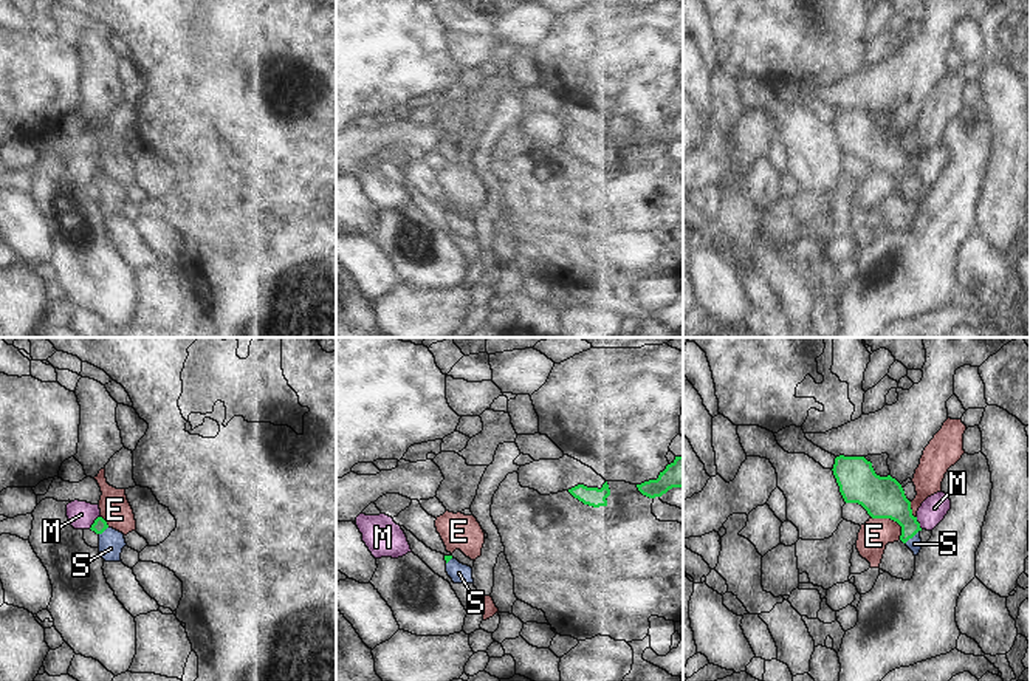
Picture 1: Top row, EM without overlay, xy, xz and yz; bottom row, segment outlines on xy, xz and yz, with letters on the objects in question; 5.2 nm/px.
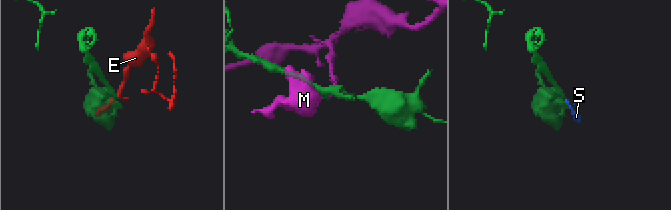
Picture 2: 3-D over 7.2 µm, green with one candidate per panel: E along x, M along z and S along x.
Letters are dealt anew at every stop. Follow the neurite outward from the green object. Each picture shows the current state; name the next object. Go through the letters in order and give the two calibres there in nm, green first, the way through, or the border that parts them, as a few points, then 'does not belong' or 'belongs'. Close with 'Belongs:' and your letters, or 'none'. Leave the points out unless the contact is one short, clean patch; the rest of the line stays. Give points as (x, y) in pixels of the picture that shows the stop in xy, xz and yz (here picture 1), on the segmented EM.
E: calibres 220 and 160 nm; border yz (871, 516), (892, 519), (900, 527), (900, 539); does not belong
M: calibres 70 and 140 nm; border xy (99, 516), (89, 528); does not belong
S: calibres 200 and 70 nm; way yz (885, 497), (908, 522), (911, 537), (914, 544); belongs
Belongs: S

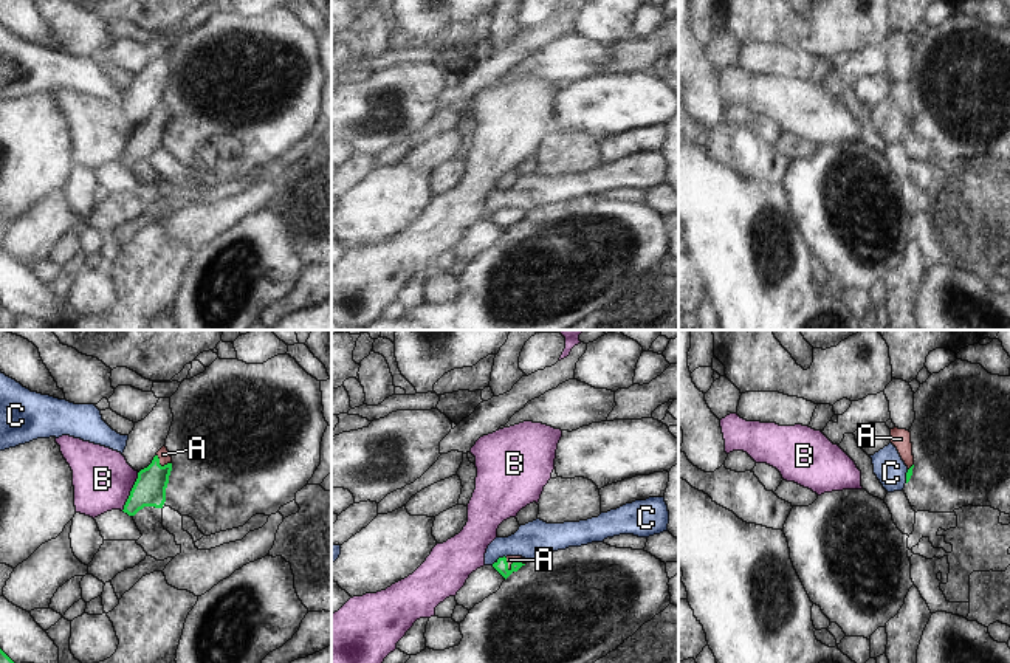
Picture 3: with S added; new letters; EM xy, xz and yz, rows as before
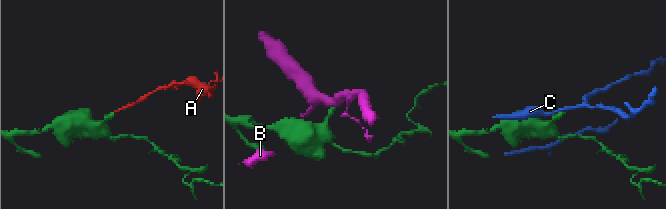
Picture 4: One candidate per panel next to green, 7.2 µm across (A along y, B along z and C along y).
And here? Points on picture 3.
A: calibres 70 and 50 nm; way xz (501, 566), (515, 563), (510, 559); belongs
B: calibres 170 and 320 nm; border xy (138, 473), (121, 510); does not belong
C: calibres 70 and 180 nm; border xz (505, 556), (491, 564); does not belong
Belongs: A

